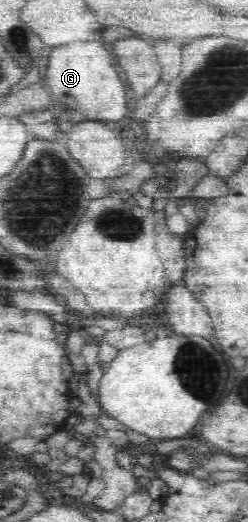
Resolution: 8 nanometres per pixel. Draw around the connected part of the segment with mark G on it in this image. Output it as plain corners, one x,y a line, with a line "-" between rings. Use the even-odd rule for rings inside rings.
71,42
67,46
55,46
48,58
49,65
45,77
47,80
43,80
43,82
49,92
53,94
53,96
49,95
51,98
55,98
53,100
53,102
57,102
55,105
59,108
59,102
63,104
63,108
59,109
65,110
65,112
59,112
59,115
63,116
63,120
66,120
67,116
71,116
68,119
74,123
83,120
101,121
124,118
127,94
119,74
111,66
111,56
103,44
-
91,80
95,84
95,90
91,90

